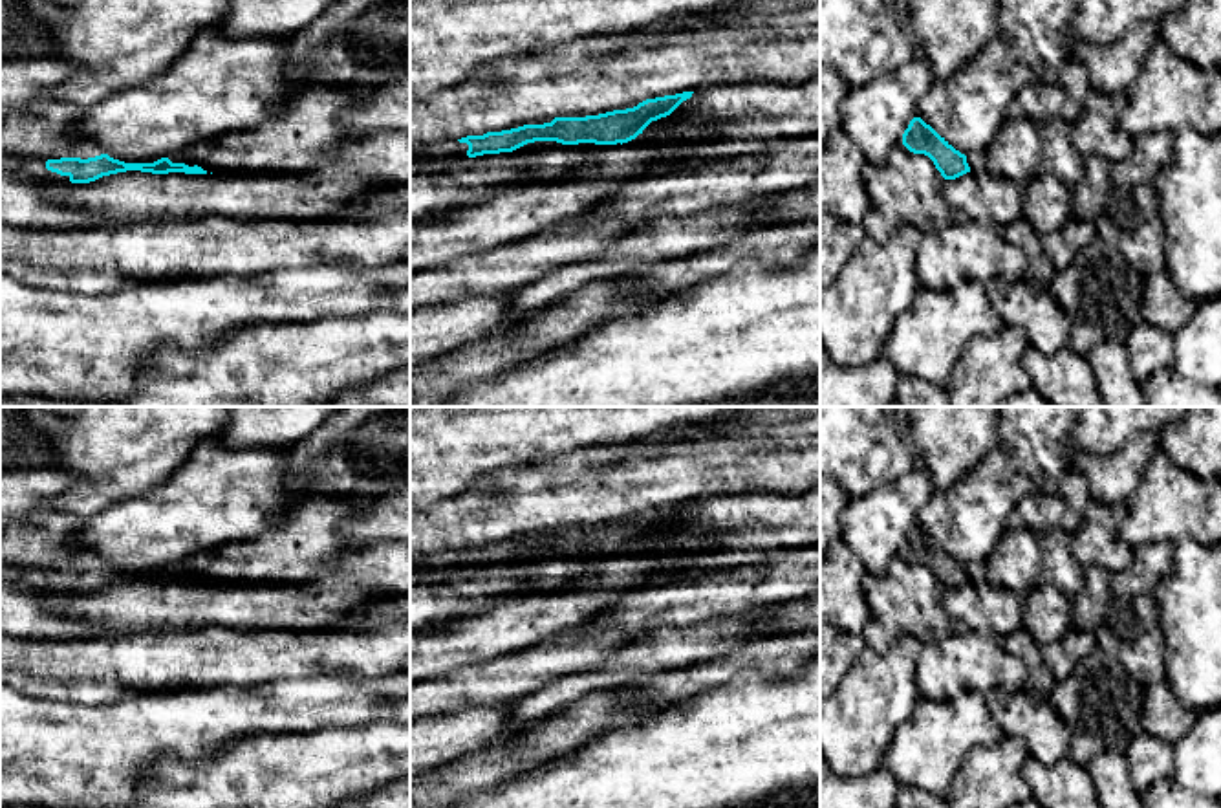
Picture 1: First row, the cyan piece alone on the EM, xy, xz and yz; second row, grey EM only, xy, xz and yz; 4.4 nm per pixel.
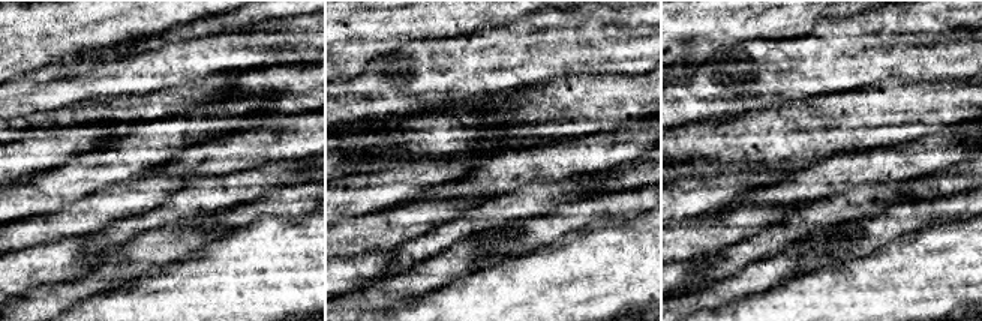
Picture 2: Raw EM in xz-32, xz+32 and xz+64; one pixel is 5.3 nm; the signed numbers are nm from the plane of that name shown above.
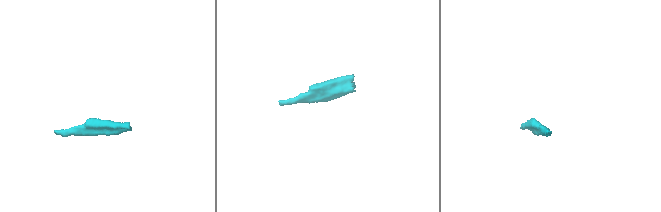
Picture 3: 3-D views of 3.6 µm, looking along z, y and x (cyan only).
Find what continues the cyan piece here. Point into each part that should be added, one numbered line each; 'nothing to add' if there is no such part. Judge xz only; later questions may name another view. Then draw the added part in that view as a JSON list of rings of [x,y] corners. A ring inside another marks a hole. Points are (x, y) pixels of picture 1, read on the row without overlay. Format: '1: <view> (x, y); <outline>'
1: xz (451, 557); [[[458,550],[412,555],[410,564],[467,566],[469,555]]]

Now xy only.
1: xy (30, 546); [[[49,508],[27,519],[5,519],[0,524],[0,581],[46,594],[71,594],[70,586],[48,581],[46,572],[103,564],[95,551],[68,546],[82,524],[84,519]]]

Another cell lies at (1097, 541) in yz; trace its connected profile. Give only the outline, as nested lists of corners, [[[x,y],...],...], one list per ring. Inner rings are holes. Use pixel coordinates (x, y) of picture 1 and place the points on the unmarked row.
[[[1091,500],[1084,509],[1080,528],[1071,535],[1071,551],[1084,564],[1098,564],[1111,573],[1126,570],[1133,548],[1118,533],[1120,509]]]

